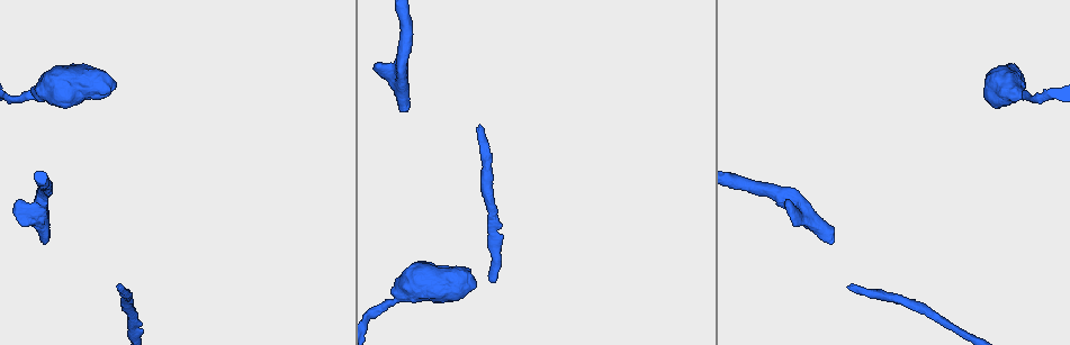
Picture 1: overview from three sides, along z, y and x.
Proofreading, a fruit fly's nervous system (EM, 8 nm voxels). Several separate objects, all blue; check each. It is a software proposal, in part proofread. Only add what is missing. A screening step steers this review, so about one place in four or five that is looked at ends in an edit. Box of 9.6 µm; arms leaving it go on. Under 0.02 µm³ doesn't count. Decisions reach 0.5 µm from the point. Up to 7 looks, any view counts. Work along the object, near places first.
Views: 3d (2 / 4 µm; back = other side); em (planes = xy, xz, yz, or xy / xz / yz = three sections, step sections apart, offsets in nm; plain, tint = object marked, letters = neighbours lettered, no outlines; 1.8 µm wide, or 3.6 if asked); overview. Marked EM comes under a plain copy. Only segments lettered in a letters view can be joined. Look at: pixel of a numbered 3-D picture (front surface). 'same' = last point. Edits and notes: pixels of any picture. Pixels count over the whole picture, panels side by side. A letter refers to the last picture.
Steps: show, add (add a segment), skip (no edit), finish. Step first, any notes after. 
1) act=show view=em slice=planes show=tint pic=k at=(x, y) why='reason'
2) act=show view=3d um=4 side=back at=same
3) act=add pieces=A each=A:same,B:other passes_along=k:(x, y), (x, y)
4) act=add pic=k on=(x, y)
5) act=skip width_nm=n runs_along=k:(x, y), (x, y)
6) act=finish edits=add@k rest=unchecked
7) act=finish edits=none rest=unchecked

act=show view=em um=3.6 slice=planes show=letters pic=1 at=(468, 270) why='stops while still wide'

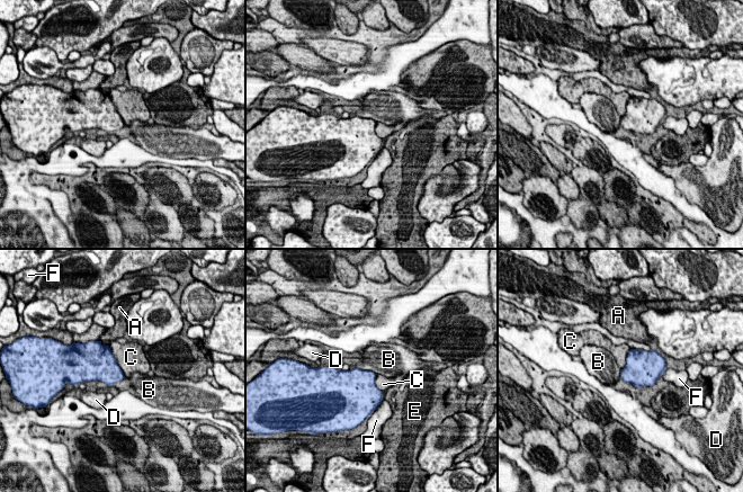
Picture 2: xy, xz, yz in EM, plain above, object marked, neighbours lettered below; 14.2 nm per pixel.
act=skip each=A:other,B:other,C:other,D:other,E:other,F:other border=2:(350, 368), (369, 369), (376, 374) found='none of them fits'

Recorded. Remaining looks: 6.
act=show view=3d um=4 pic=1 at=(117, 287) why='free end'

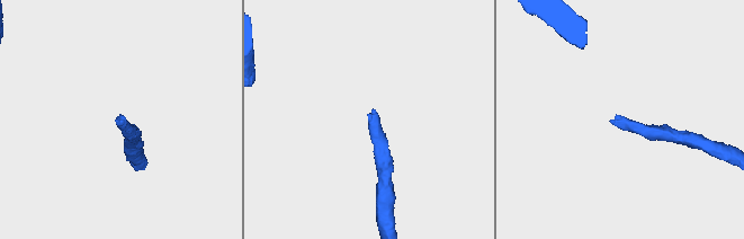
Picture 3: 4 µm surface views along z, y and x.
act=show view=em slice=xz step=8 show=tint pic=3 at=(610, 119)

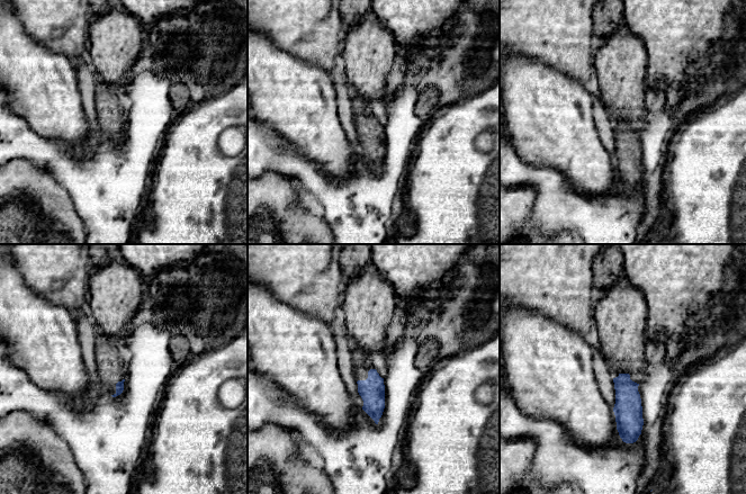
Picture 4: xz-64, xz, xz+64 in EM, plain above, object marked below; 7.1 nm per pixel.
act=show view=em slice=planes show=letters at=same

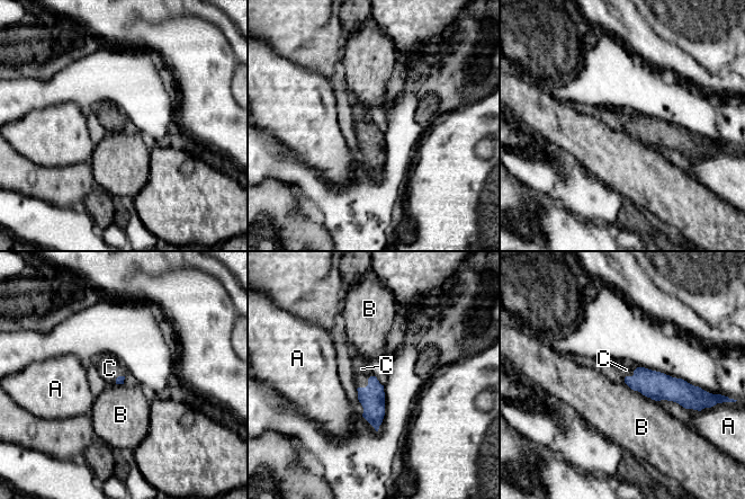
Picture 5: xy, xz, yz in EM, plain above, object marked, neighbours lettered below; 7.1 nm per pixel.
act=add pieces=C each=A:other,B:other,C:same passes_along=5:(371, 398), (368, 384), (361, 368) found='it goes on there'

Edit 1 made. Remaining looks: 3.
act=show view=em slice=planes show=letters pic=1 at=(44, 243) why='stops while still wide'

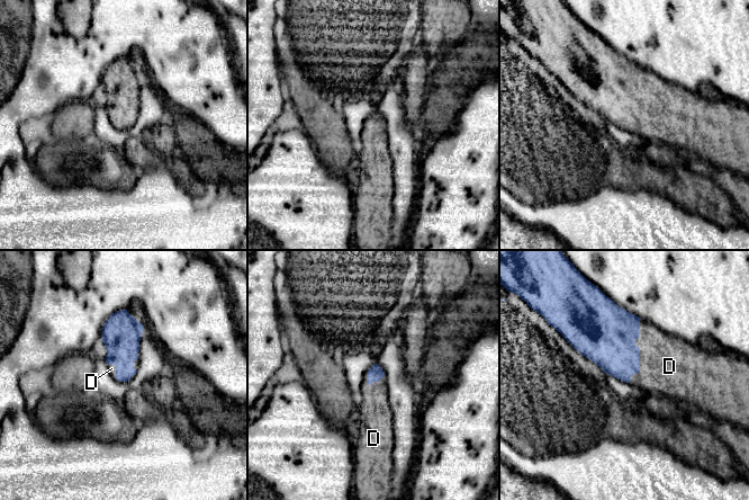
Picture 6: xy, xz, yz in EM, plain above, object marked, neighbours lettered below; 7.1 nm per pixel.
act=add pieces=D longest_contact=D:460nm each=D:same passes_along=6:(607, 337), (639, 351), (669, 366) found='the neuron continues'

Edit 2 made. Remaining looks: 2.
act=finish edits=add@5,add@6 rest=unchecked

